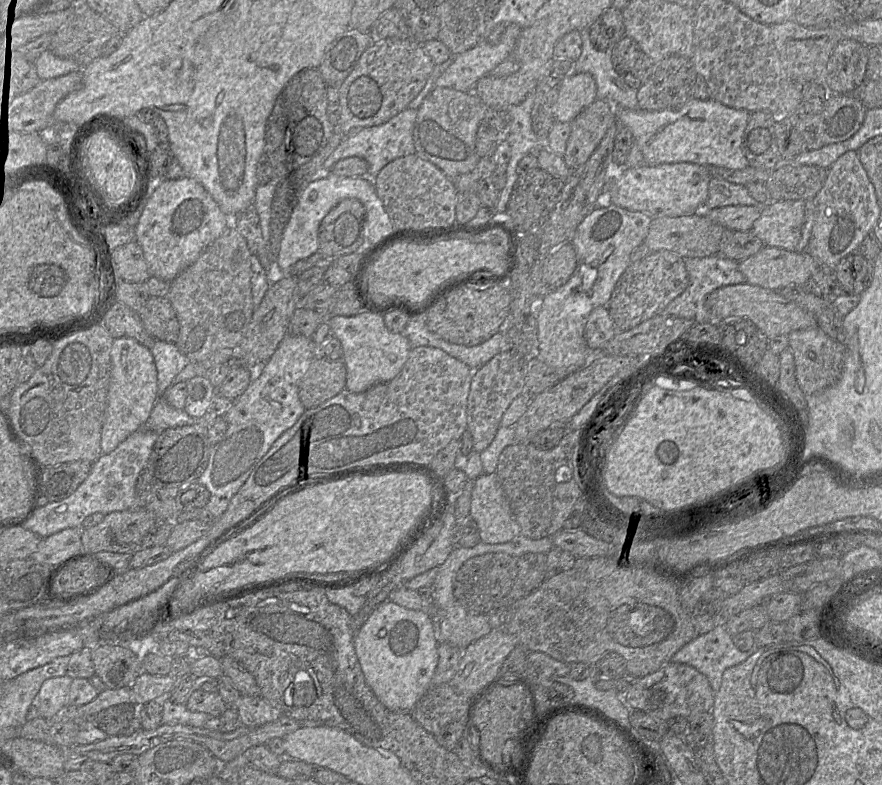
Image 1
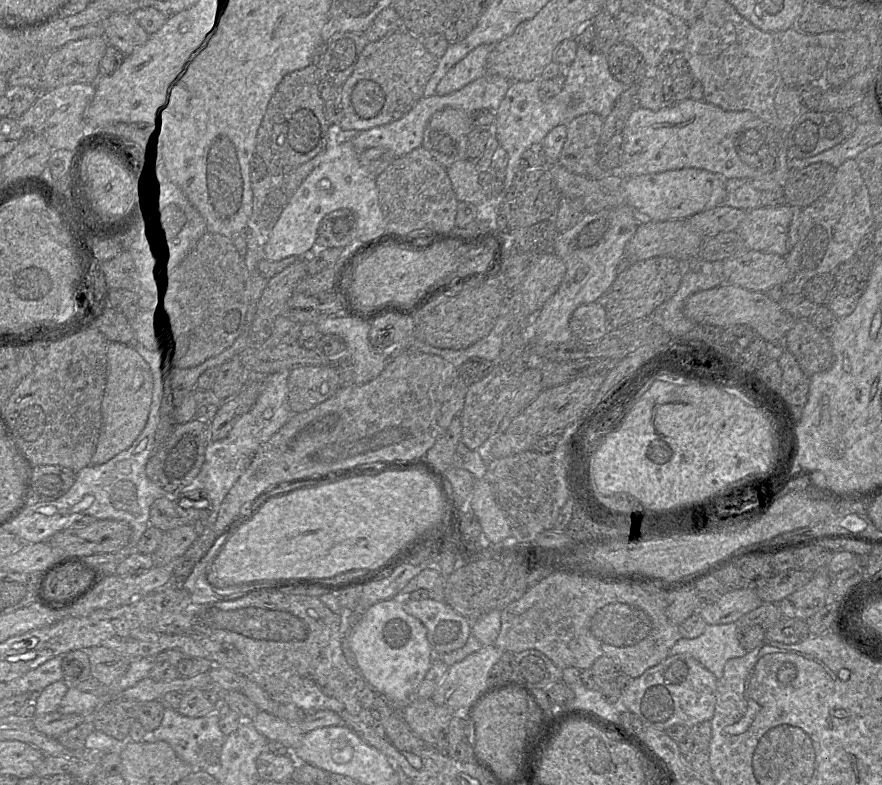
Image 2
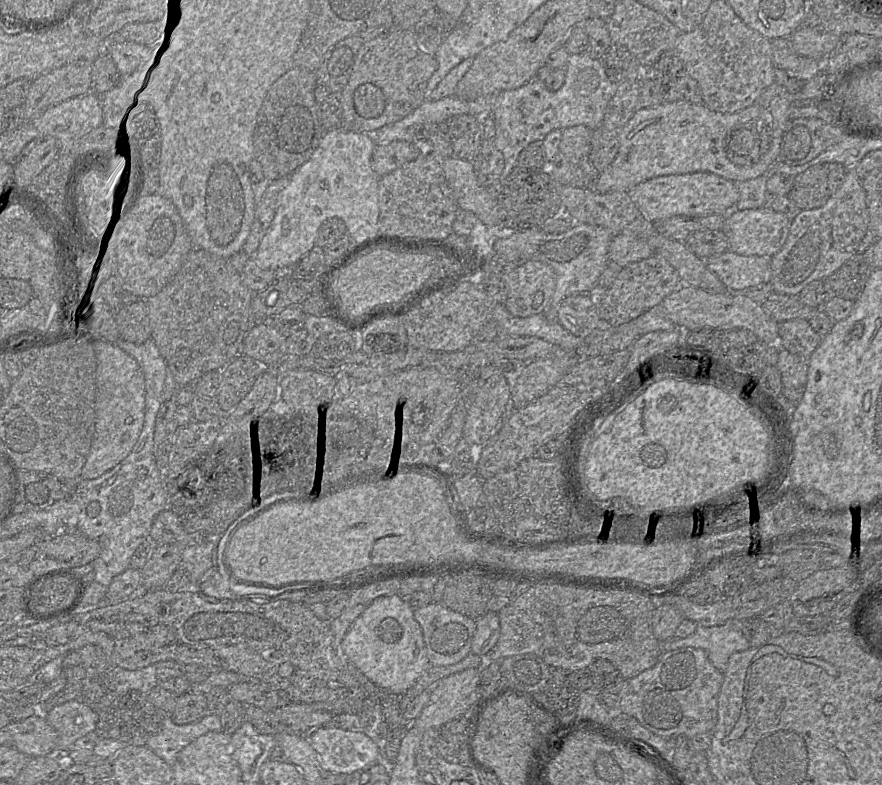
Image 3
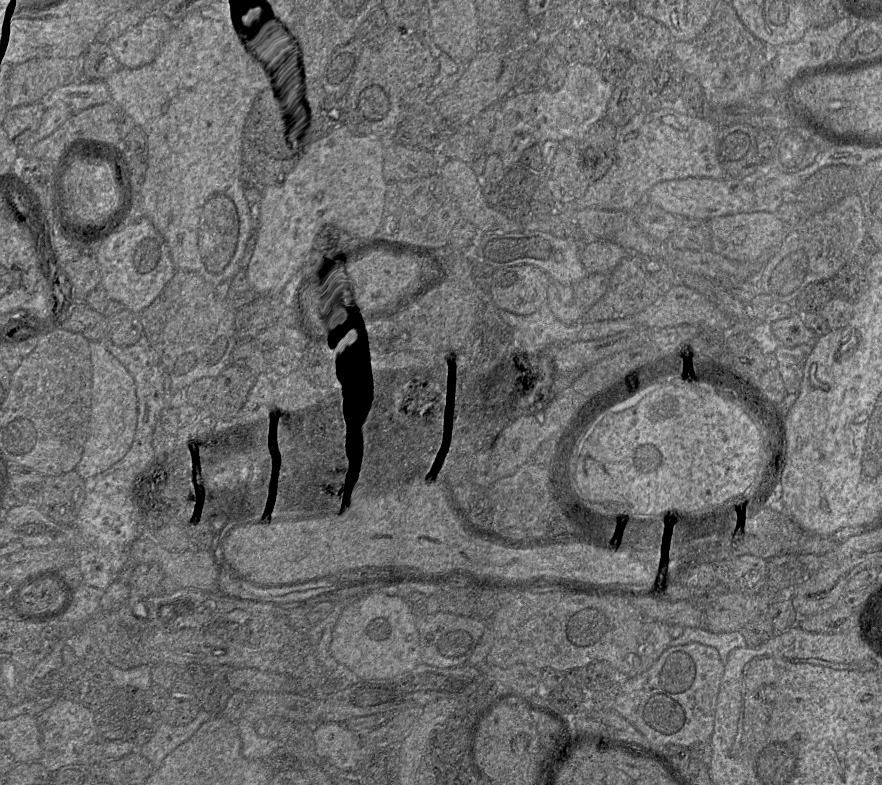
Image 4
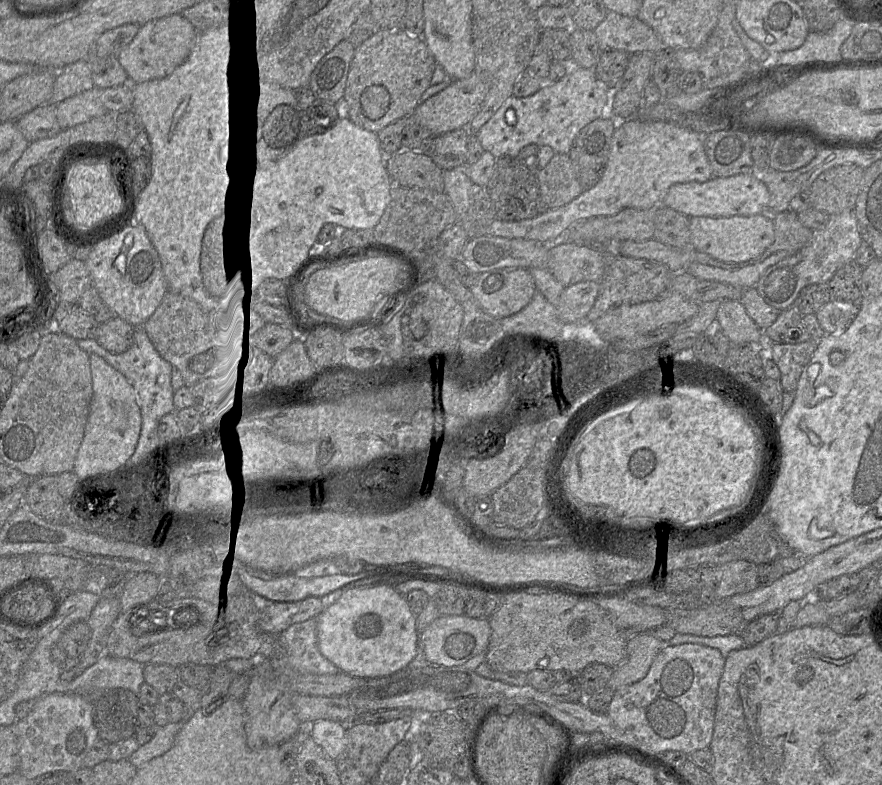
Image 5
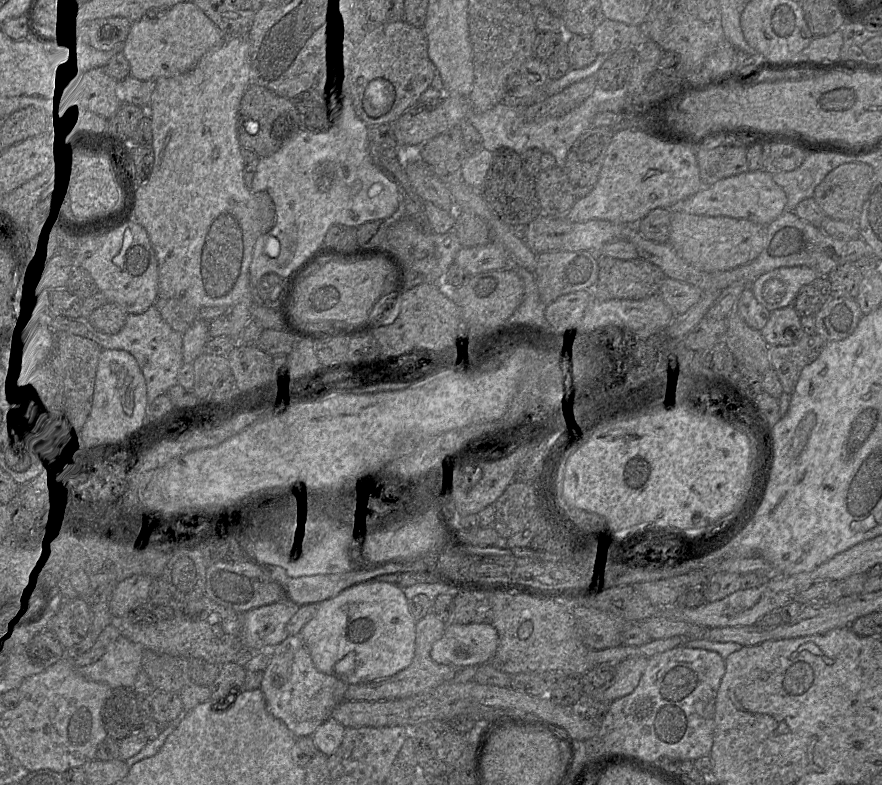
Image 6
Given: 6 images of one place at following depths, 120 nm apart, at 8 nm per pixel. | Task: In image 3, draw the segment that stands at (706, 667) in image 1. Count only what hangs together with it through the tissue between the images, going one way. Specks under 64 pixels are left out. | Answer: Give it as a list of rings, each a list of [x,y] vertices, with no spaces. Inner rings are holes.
[[[728,622],[716,626],[699,625],[695,632],[686,638],[672,638],[663,642],[663,652],[693,647],[706,651],[709,660],[724,673],[730,656],[750,648],[738,622]]]

